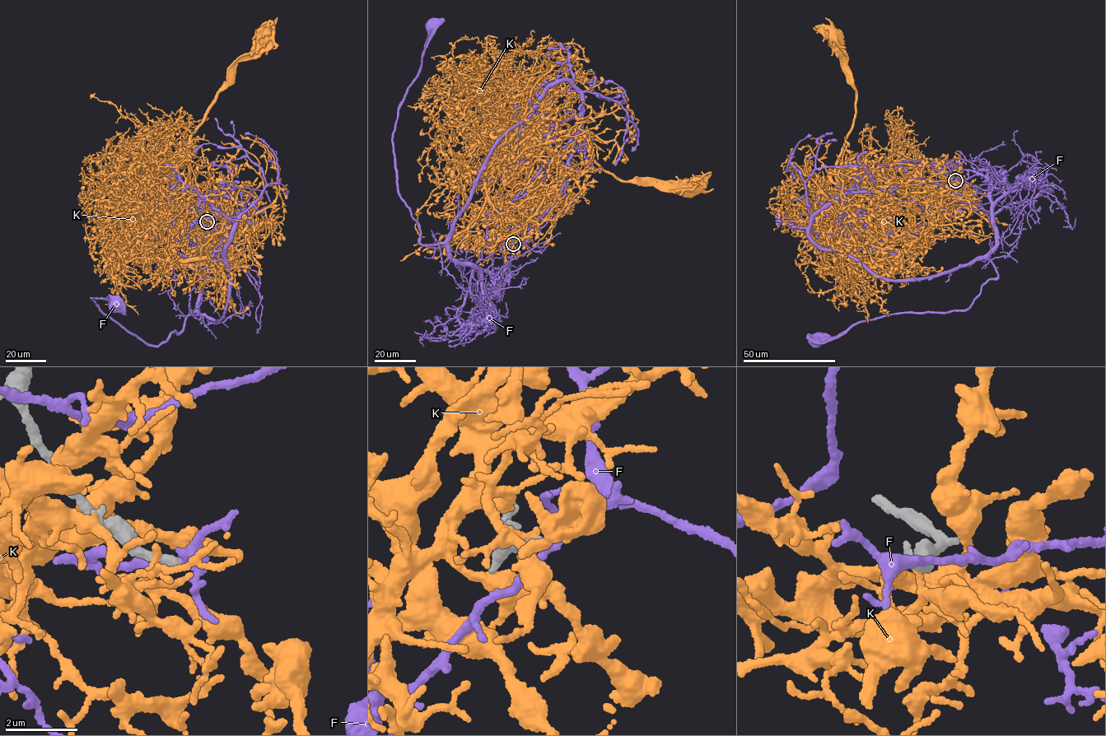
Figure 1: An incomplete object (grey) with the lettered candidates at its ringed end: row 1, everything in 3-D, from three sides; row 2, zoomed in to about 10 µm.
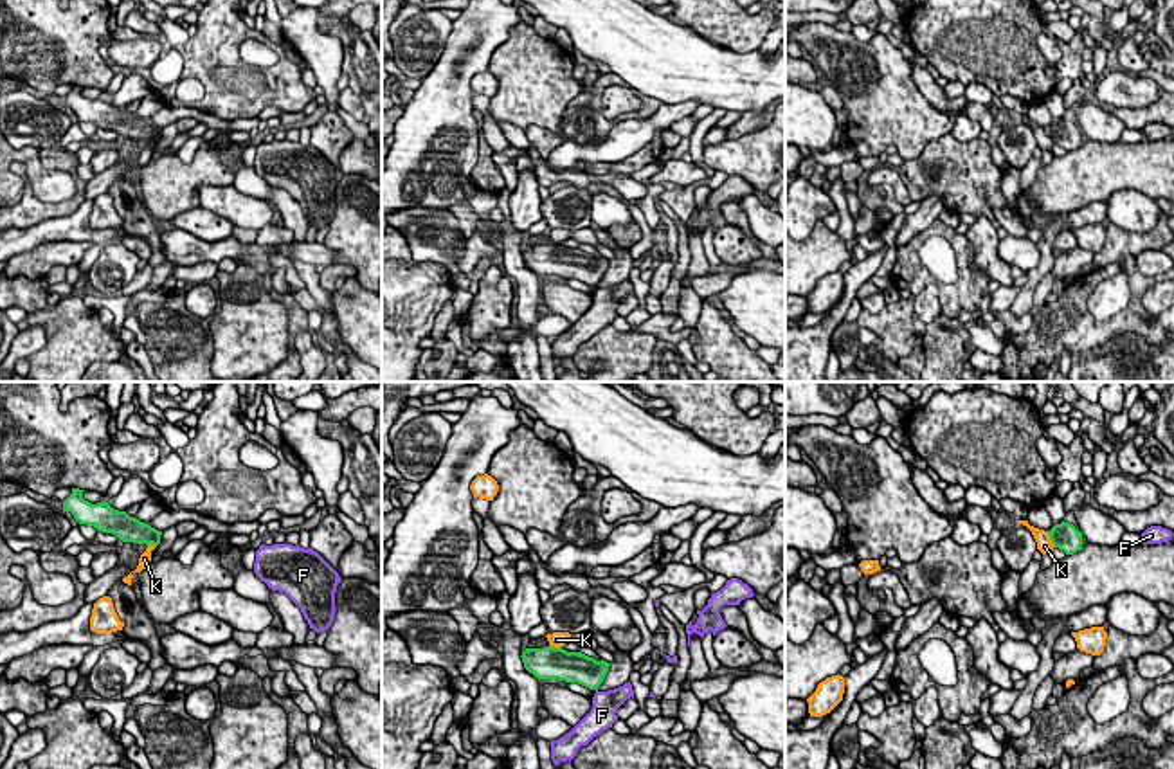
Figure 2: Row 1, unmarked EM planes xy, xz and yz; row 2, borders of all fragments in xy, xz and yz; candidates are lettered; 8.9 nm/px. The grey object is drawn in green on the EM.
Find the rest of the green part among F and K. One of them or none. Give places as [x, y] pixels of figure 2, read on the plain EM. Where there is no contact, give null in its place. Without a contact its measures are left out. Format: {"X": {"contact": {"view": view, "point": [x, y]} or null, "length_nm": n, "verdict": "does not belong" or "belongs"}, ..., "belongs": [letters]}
{"F": {"contact": null, "verdict": "does not belong"}, "K": {"contact": {"view": "yz", "point": [1050, 135]}, "length_nm": 160, "verdict": "does not belong"}, "belongs": []}

